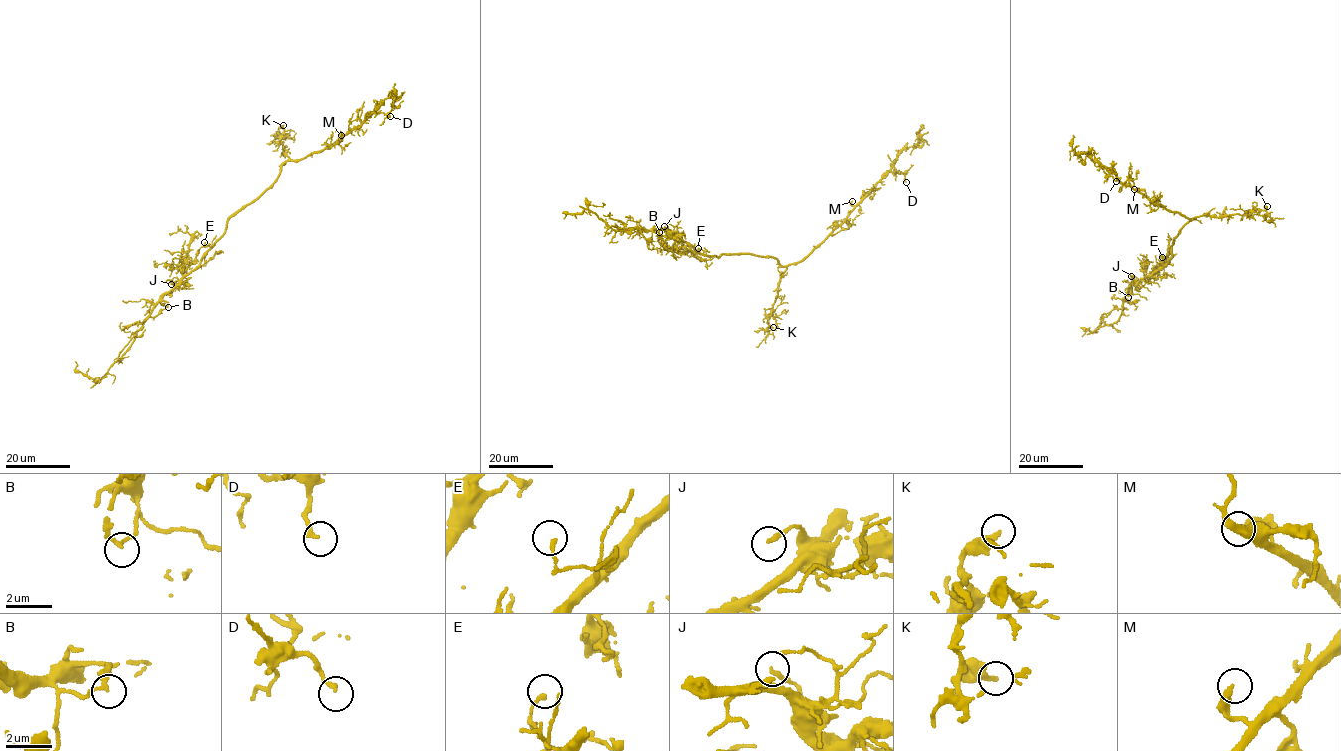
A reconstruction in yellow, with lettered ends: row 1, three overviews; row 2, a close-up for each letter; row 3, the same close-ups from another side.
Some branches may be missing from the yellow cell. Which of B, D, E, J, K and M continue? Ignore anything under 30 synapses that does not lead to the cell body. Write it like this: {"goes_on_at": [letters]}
{"goes_on_at": []}

